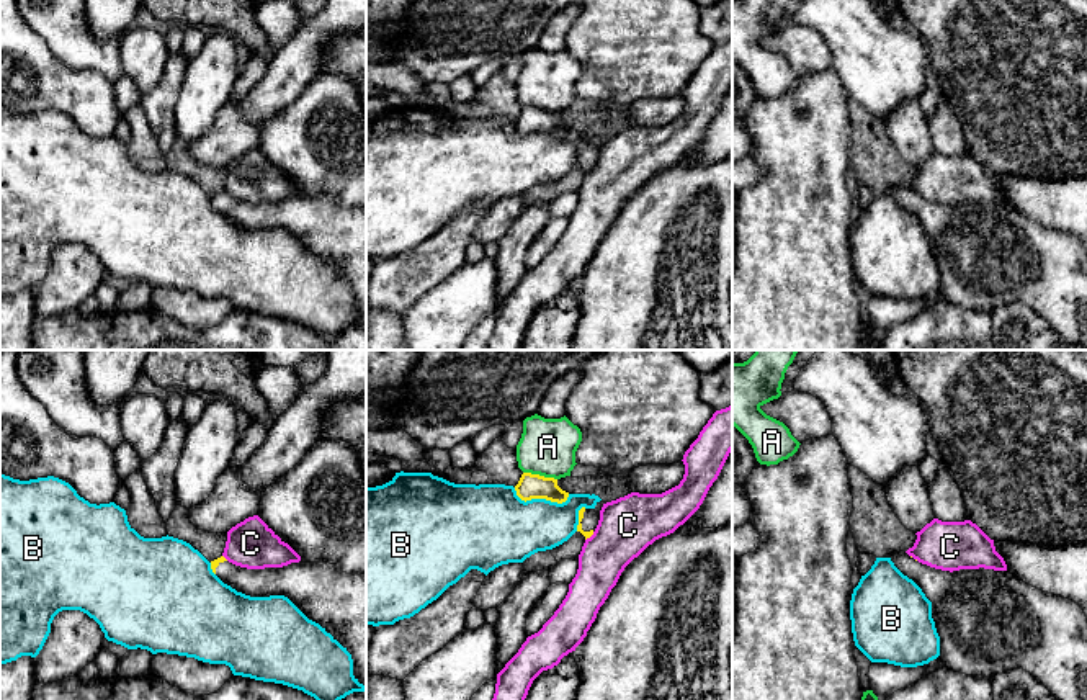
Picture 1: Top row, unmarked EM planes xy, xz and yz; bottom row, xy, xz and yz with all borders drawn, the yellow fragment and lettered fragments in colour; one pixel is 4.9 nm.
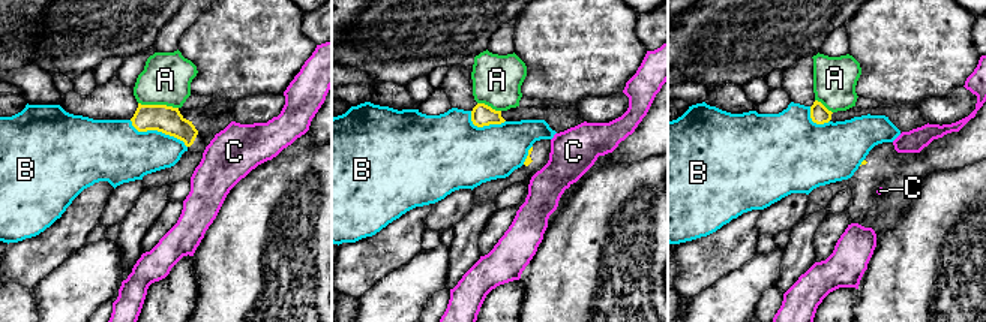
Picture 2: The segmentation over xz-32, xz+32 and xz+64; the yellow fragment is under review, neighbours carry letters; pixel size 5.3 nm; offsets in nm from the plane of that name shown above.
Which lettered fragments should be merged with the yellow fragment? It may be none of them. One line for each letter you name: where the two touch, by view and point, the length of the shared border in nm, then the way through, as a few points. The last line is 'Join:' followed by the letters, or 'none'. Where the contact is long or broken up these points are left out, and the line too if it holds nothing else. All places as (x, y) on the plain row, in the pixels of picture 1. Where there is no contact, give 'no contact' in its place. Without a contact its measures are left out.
Join: none

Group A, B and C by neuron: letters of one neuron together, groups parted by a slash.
A / B / C

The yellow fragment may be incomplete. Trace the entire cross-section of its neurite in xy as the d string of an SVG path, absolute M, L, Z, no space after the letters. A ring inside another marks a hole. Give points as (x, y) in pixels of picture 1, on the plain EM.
M224 190L211 195L211 203L224 218L245 229L288 231L351 288L353 309L366 319L366 206L347 208L330 196L302 195L283 201L247 203L229 196Z

